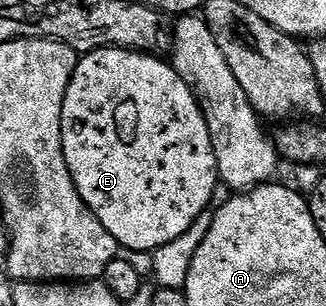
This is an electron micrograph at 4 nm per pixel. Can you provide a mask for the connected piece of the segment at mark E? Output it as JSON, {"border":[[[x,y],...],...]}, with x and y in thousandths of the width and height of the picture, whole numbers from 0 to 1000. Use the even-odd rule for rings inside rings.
{"border":[[[310,154],[301,167],[264,170],[245,190],[242,209],[230,216],[224,252],[212,265],[212,291],[199,304],[199,330],[187,356],[187,448],[193,451],[193,497],[212,565],[230,595],[230,614],[245,644],[261,657],[261,670],[322,735],[322,748],[365,797],[368,810],[402,820],[454,820],[472,827],[491,807],[518,801],[543,788],[567,758],[589,752],[610,716],[610,699],[647,663],[647,647],[660,637],[660,598],[675,595],[672,542],[653,500],[647,471],[647,438],[635,418],[635,399],[623,379],[623,363],[610,353],[610,327],[567,278],[567,265],[537,235],[534,216],[521,203],[497,206],[475,193],[472,176],[429,173],[420,167],[380,167],[371,154]]]}

